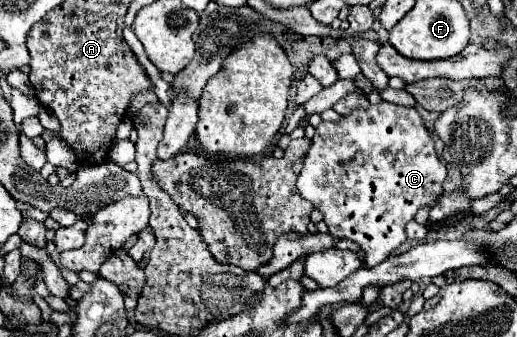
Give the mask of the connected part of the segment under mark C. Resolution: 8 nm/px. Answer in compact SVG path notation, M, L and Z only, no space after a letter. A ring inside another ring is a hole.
M380 103L368 109L356 109L338 123L324 121L316 127L314 143L304 159L304 167L298 175L296 187L300 195L314 203L324 215L324 223L332 237L350 239L364 251L364 267L374 267L382 263L394 249L406 241L404 225L414 219L422 205L428 205L434 197L442 195L442 183L446 179L446 167L440 163L434 141L414 107ZM344 137L354 137L344 151Z

